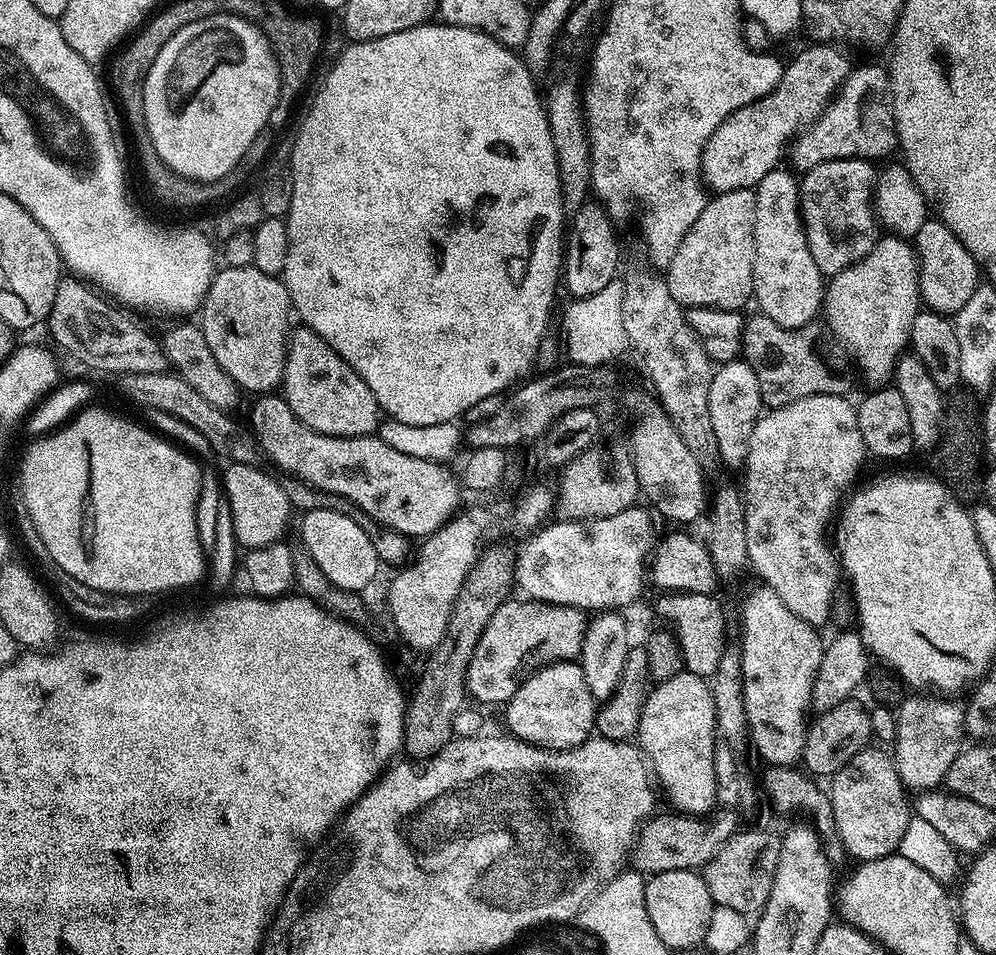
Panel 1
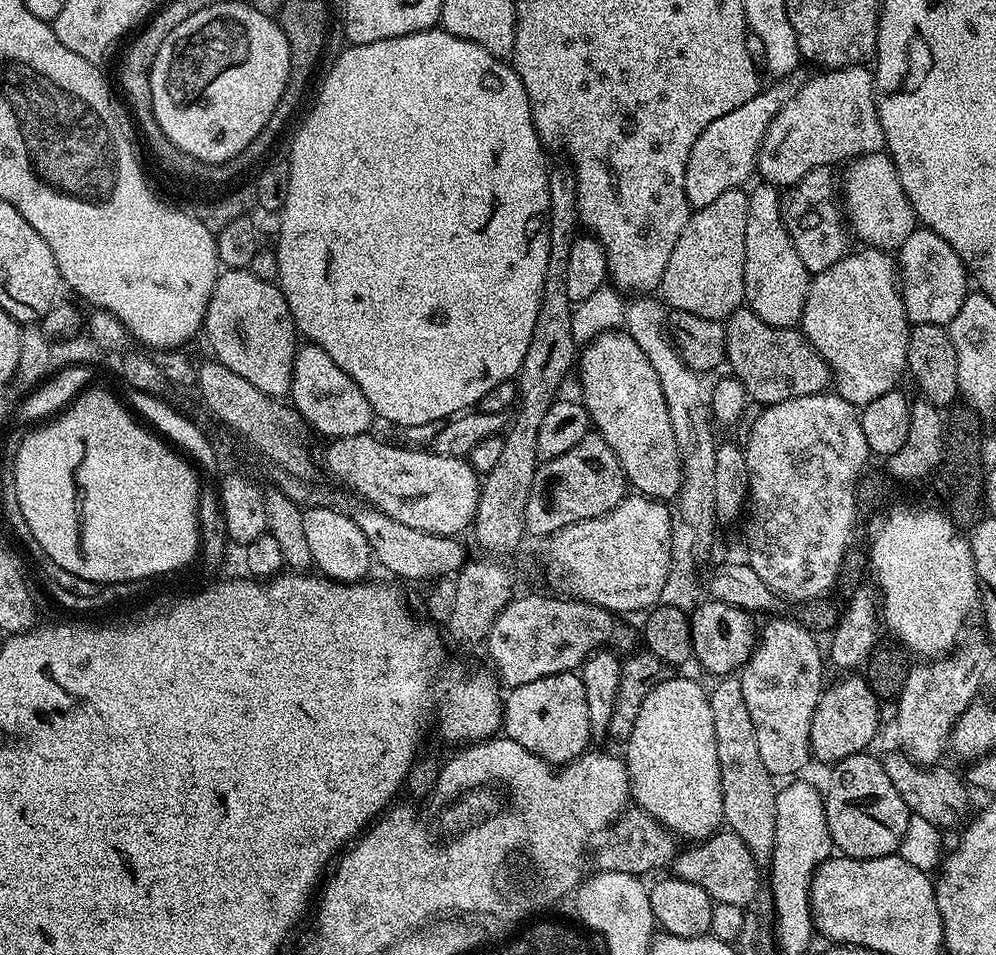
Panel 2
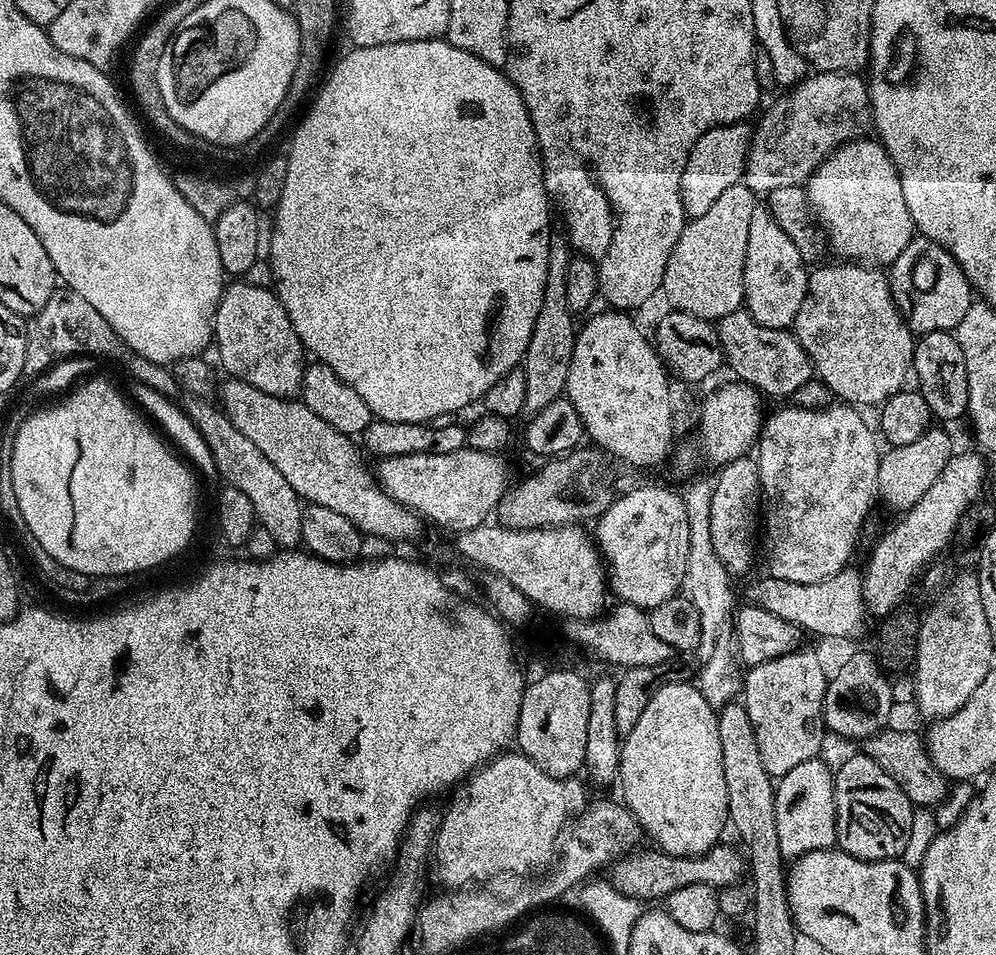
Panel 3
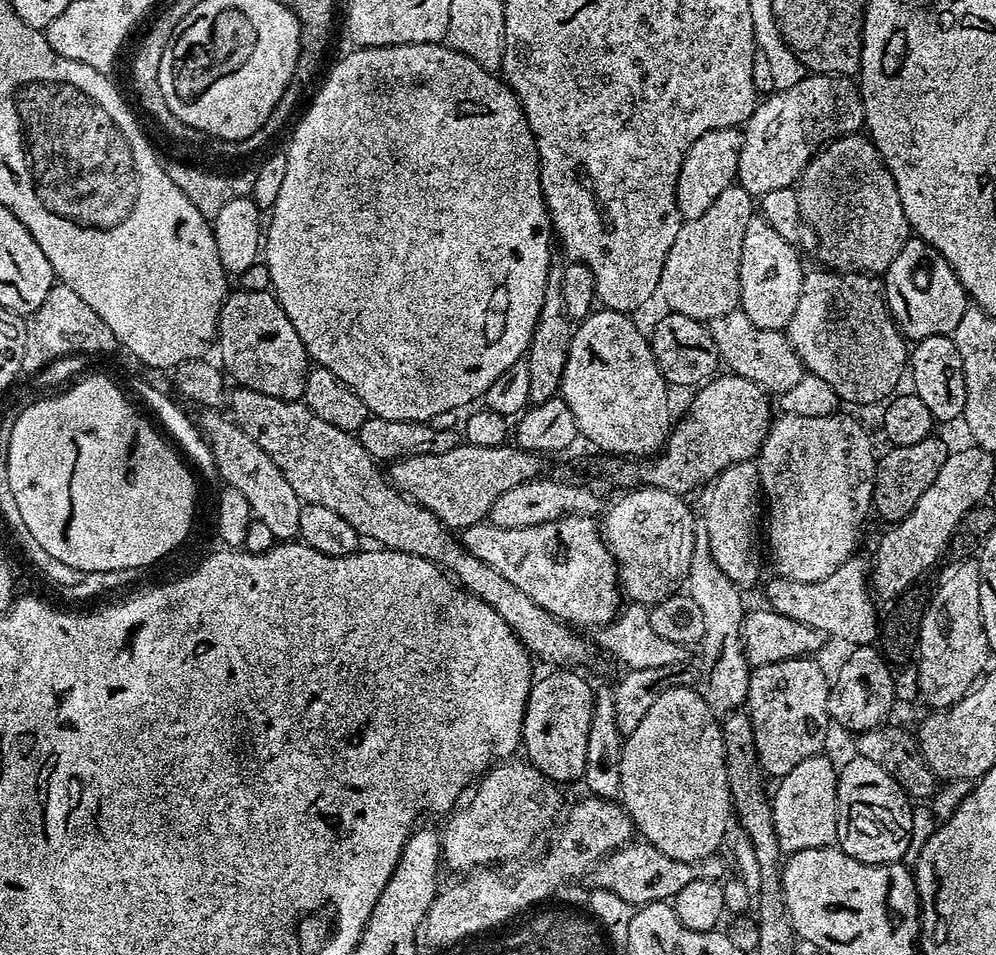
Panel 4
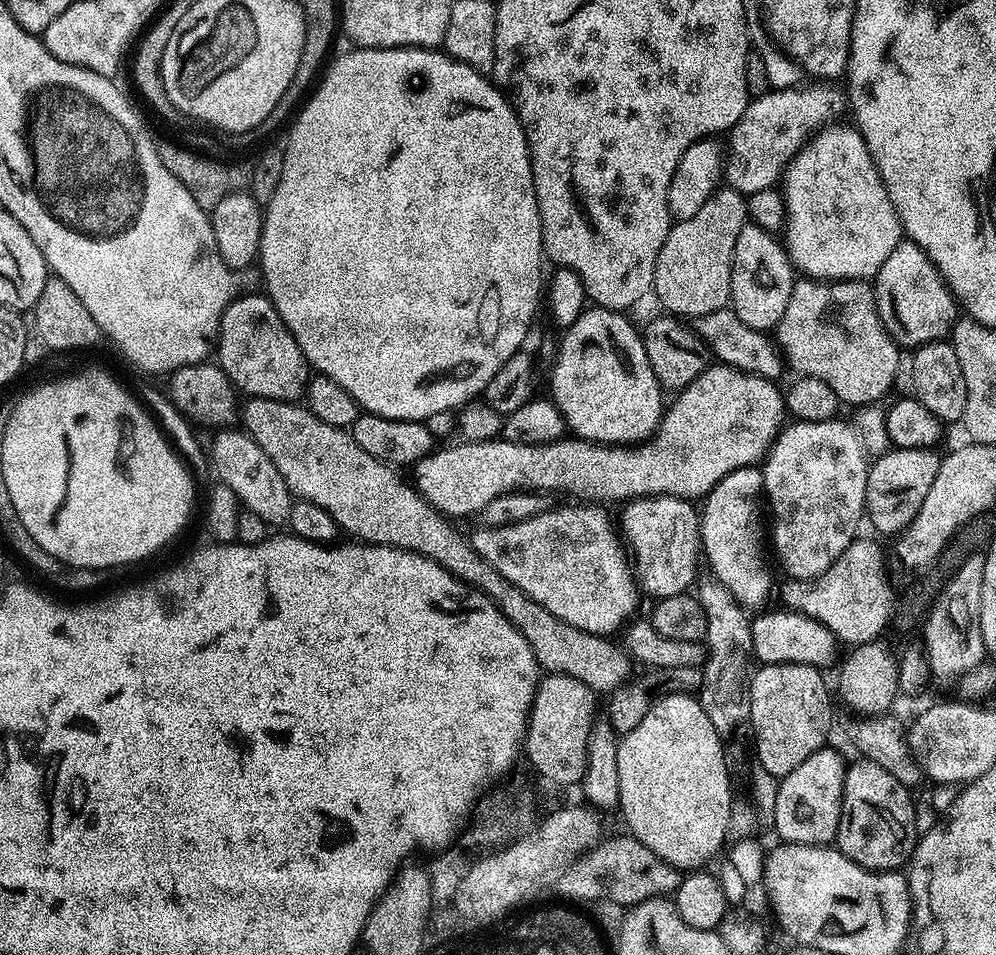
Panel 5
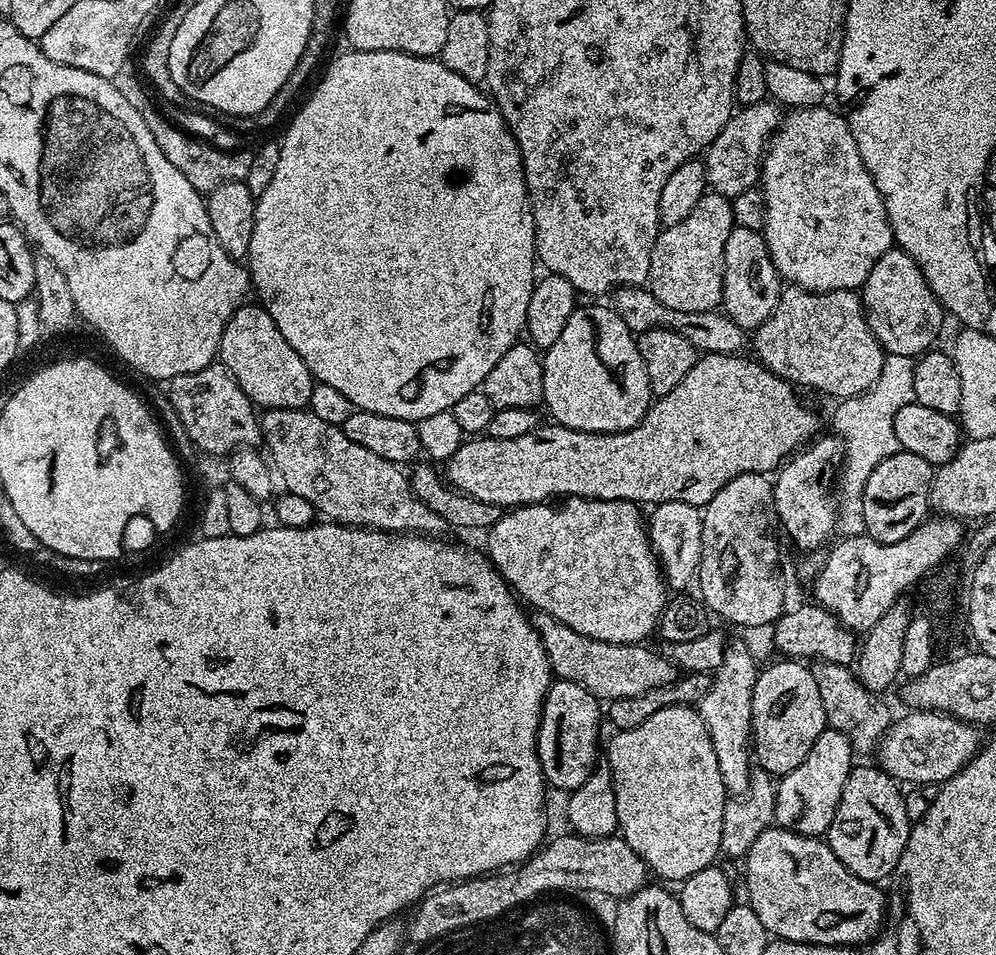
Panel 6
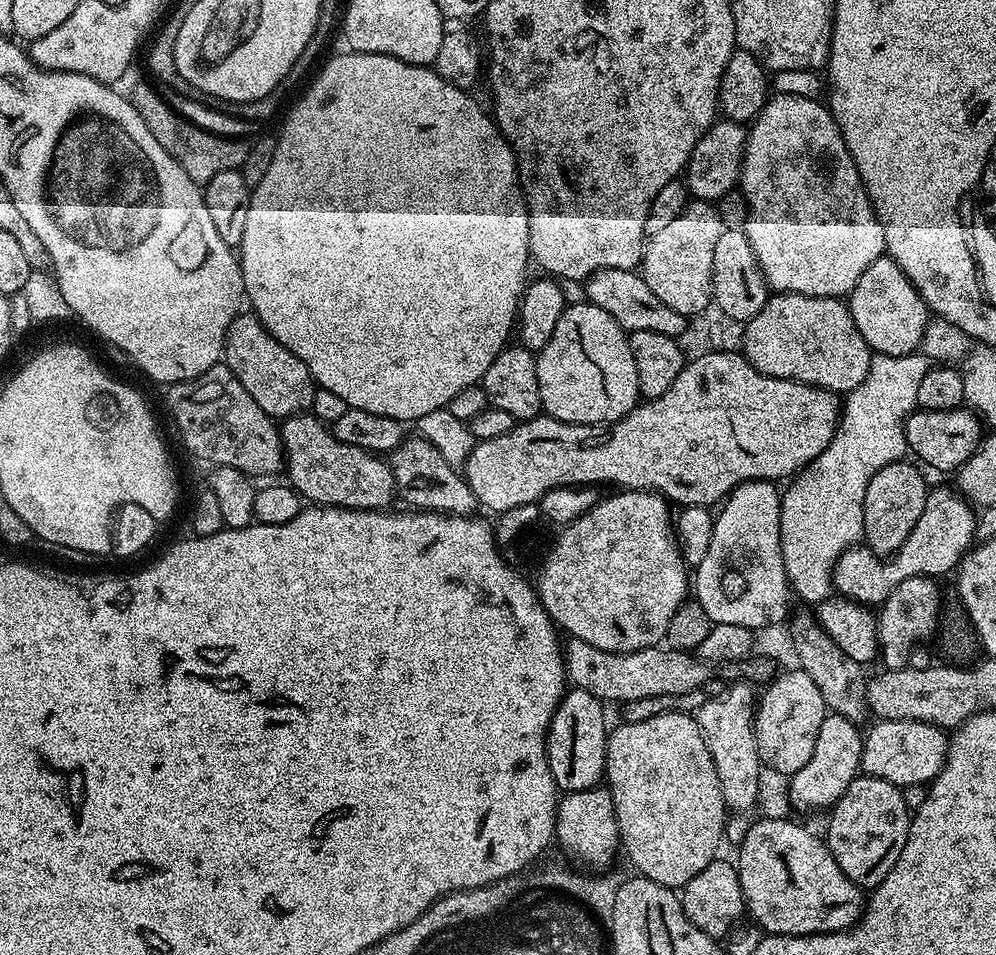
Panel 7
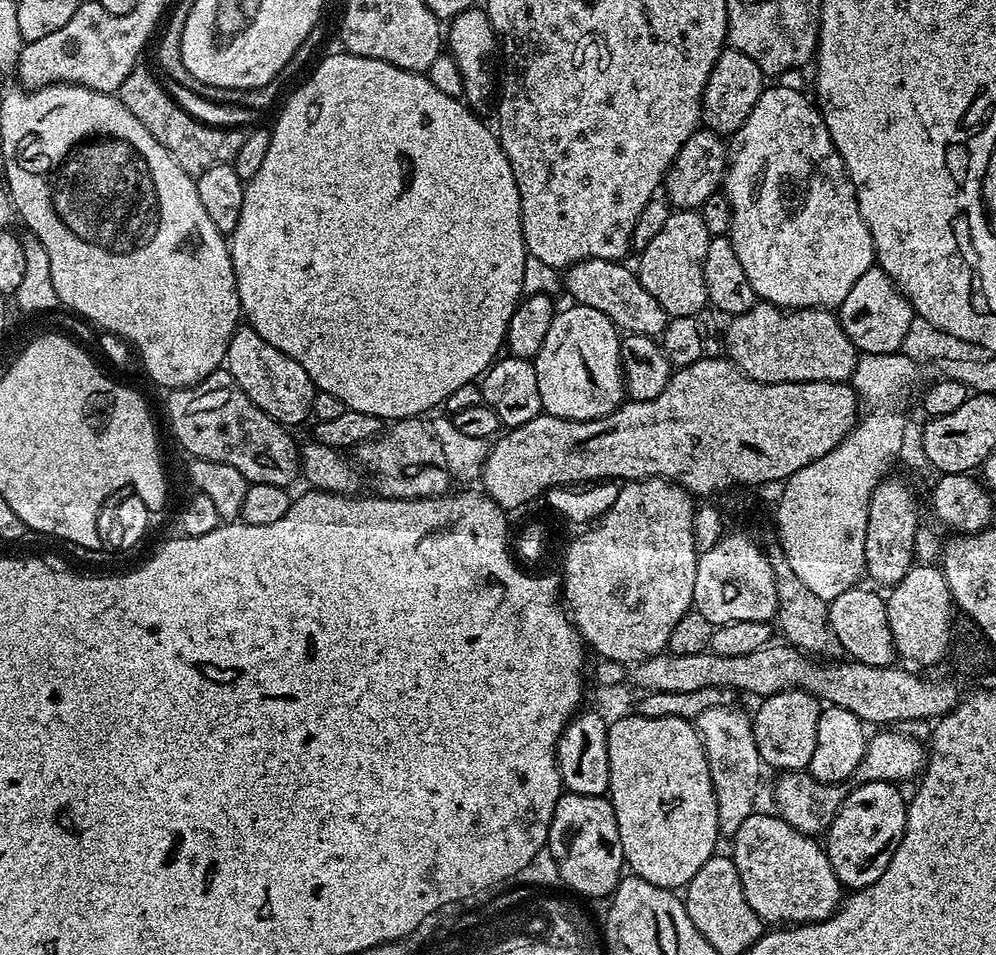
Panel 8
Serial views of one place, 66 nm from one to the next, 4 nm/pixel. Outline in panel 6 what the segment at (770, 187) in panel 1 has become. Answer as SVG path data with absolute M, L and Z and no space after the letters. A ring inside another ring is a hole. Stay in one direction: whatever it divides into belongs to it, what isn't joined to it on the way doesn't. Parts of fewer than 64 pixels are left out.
M733 227L730 238L726 238L726 254L724 255L724 281L722 282L722 311L733 322L745 330L755 330L778 306L778 298L782 287L782 277L774 266L770 250L766 246L763 235L754 230Z

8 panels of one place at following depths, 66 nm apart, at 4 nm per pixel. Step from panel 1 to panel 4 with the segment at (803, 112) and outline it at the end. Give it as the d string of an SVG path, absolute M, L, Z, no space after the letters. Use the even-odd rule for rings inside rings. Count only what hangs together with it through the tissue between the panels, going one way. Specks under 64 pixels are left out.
M739 127L710 130L702 134L702 138L698 138L690 150L686 150L686 158L678 170L676 183L676 201L684 220L693 220L706 214L706 210L710 210L714 203L714 198L718 198L718 194L722 194L722 190L729 188L735 181L741 135Z

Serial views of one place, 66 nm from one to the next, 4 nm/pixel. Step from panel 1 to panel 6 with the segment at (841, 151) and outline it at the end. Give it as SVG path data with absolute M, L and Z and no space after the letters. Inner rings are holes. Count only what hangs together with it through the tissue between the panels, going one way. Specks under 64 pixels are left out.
M772 102L750 104L733 111L732 117L726 122L726 126L722 126L722 134L718 134L718 138L714 138L714 142L710 142L710 146L705 148L702 153L705 185L711 191L729 198L757 187L760 179L760 163L764 160L764 149L768 147L768 141L771 140L772 133L779 128L781 119L781 109Z

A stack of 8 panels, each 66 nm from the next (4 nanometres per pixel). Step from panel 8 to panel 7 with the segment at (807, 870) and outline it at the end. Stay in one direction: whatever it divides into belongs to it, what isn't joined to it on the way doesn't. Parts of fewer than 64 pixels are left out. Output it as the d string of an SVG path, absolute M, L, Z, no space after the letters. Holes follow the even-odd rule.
M756 820L744 832L738 859L740 885L747 915L753 916L773 936L813 936L823 932L841 932L860 919L866 903L862 890L838 866L834 854L823 839L792 820Z

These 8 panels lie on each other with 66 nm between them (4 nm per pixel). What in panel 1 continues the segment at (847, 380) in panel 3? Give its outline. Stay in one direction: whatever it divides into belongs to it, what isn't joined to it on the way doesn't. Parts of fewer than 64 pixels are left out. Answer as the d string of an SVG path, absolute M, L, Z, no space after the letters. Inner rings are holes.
M884 234L877 239L874 250L870 250L870 254L866 254L866 258L854 262L849 268L842 270L838 275L831 277L831 279L827 281L822 303L822 320L828 323L828 328L832 331L833 338L852 355L852 360L856 363L857 370L864 375L865 382L872 384L868 386L884 386L893 379L896 364L900 360L900 357L905 355L906 349L909 347L908 339L910 338L910 326L914 326L914 318L920 311L922 311L922 301L920 298L920 269L913 245L909 243L907 239L891 234Z

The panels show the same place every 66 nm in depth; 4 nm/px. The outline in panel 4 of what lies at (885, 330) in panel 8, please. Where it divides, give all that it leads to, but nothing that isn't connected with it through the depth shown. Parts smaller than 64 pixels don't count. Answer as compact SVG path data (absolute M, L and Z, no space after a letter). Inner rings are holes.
M909 238L898 250L898 258L882 273L884 301L905 340L915 342L931 336L952 336L970 307L968 292L954 270L925 240Z

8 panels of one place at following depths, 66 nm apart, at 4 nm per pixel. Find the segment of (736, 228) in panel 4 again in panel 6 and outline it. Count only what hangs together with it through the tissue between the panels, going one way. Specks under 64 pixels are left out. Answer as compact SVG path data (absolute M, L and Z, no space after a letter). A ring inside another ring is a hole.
M711 190L705 191L704 196L698 198L698 206L690 210L690 215L682 218L682 222L664 228L654 242L646 281L648 291L670 310L711 312L719 309L722 304L726 238L730 238L733 227L731 199Z

